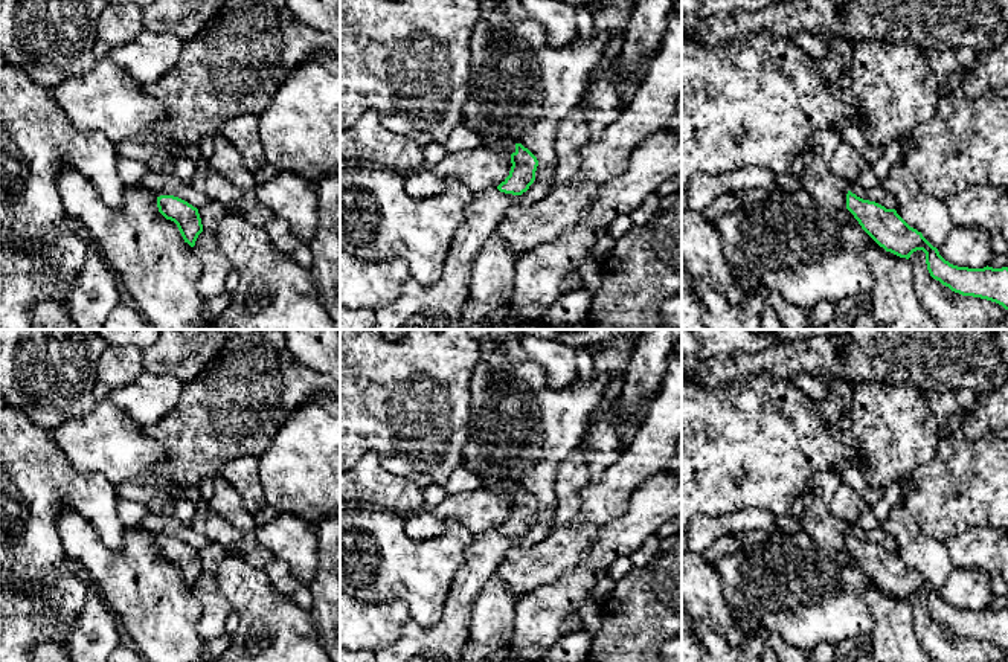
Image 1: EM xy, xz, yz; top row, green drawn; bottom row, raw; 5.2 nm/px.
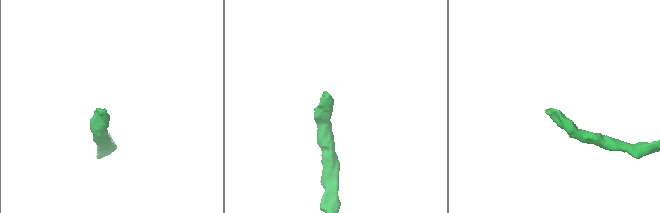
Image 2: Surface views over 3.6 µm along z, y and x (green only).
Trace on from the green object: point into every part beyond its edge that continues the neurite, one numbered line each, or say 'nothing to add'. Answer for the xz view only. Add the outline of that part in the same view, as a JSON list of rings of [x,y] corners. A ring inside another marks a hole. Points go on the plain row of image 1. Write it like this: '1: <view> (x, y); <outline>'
1: xz (497, 484); [[[480,477],[482,479],[482,484],[488,488],[493,488],[499,493],[503,493],[506,496],[512,496],[515,494],[515,487],[514,484],[505,480],[505,479],[500,479],[500,477]]]

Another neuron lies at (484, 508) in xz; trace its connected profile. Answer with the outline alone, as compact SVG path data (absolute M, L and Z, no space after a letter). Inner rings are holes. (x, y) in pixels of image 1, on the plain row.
M482 485L473 491L447 494L445 499L404 517L404 531L412 540L427 540L445 532L447 522L464 525L473 535L497 529L511 513L511 497Z

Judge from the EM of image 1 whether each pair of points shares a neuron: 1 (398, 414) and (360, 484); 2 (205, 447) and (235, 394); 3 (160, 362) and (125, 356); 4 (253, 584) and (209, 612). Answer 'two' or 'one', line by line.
1: two
2: one
3: two
4: two

